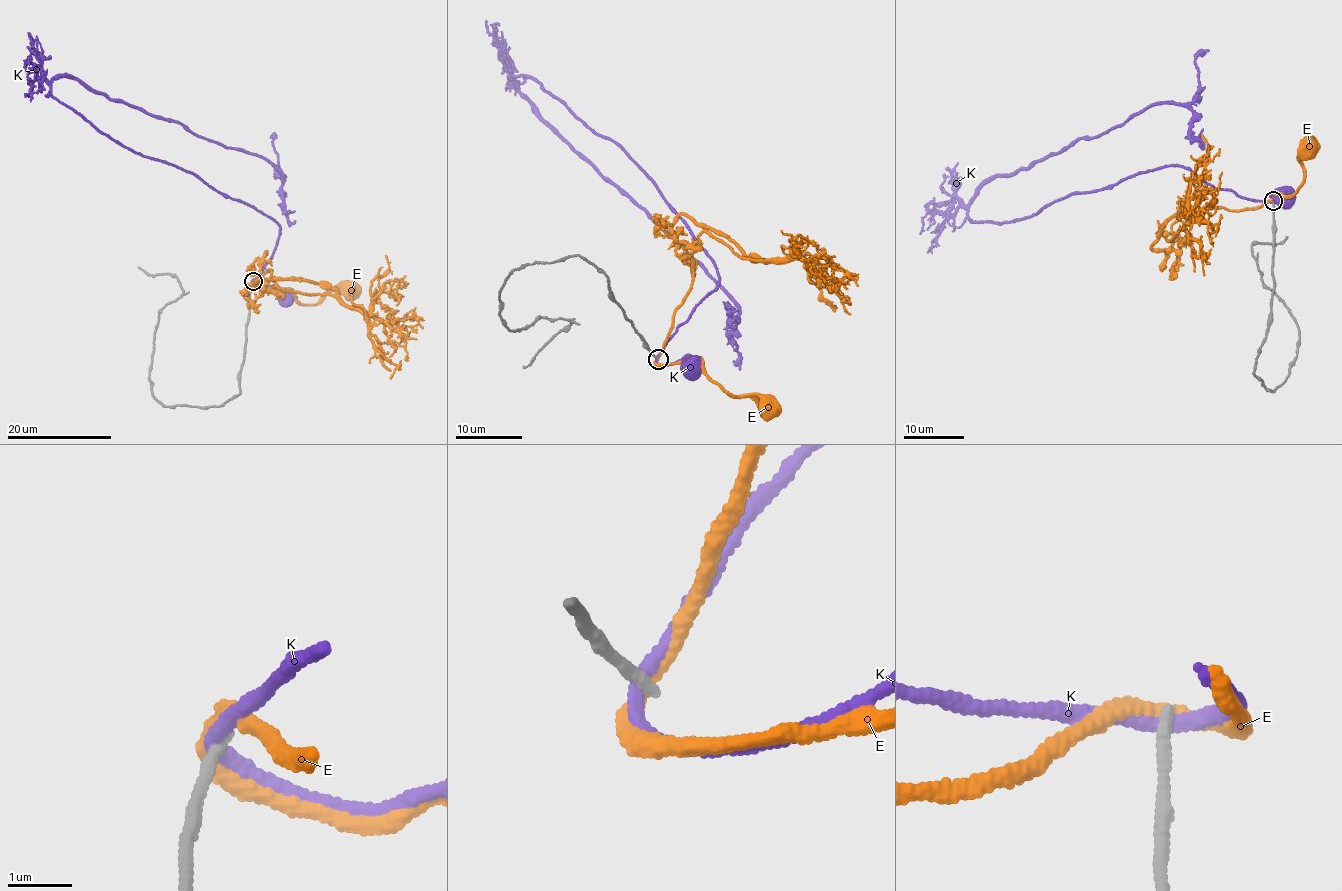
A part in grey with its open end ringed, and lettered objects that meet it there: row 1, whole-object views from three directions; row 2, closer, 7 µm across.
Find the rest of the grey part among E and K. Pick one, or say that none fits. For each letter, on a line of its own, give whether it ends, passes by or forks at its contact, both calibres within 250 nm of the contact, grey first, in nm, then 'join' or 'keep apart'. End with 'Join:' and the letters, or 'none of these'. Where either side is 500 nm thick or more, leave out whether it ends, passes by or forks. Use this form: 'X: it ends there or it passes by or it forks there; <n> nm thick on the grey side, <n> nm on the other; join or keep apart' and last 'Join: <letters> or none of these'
E: it passes by; 180 nm thick on the grey side, 240 nm on the other; keep apart
K: it passes by; 190 nm thick on the grey side, 220 nm on the other; keep apart
Join: none of these

